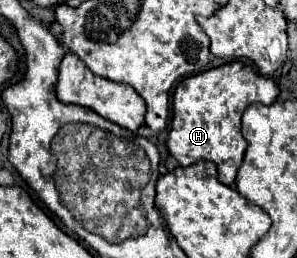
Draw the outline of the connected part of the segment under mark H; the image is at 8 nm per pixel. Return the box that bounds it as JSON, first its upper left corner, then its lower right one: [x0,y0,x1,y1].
[168,62,278,186]

